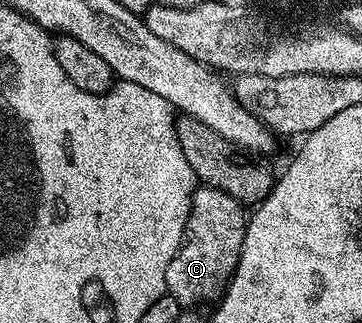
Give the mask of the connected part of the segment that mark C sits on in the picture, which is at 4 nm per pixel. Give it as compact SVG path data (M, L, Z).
M202 184L195 189L186 211L186 231L181 234L176 256L170 258L168 272L164 275L165 293L171 294L177 302L182 303L183 307L197 307L202 304L198 302L212 297L214 293L217 295L229 282L230 275L238 267L238 257L242 251L244 236L246 235L248 214L247 211L244 212L242 210L245 210L243 203L238 202L232 196L228 196L216 188Z

